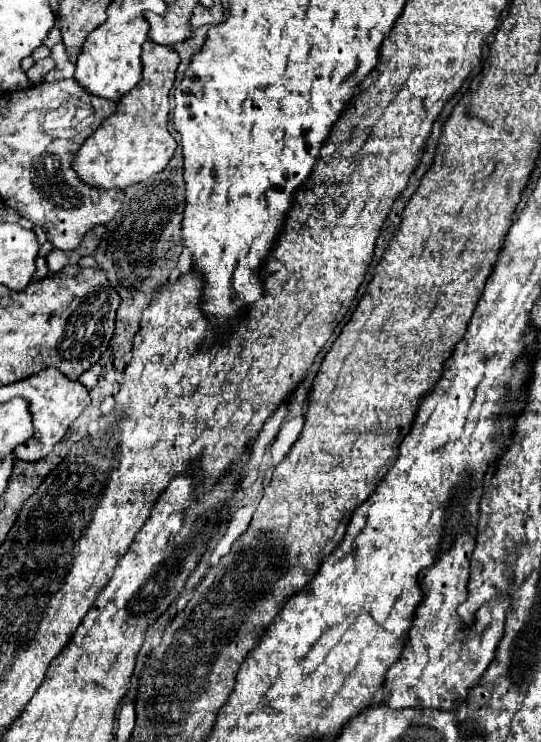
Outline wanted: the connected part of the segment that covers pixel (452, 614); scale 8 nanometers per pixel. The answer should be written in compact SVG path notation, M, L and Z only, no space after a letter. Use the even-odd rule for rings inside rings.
M461 533L459 539L453 543L453 547L443 553L433 567L425 569L421 573L421 589L425 591L423 603L417 607L415 613L415 623L409 631L409 641L405 645L405 651L401 653L401 661L393 665L393 669L387 671L387 679L383 685L383 695L381 695L381 705L389 705L391 709L441 709L441 711L455 711L467 697L467 689L479 681L479 677L485 673L485 669L491 665L495 657L495 649L503 637L503 625L505 625L505 611L509 601L507 599L495 599L489 605L483 605L477 611L473 627L469 631L465 629L463 635L465 639L459 643L457 641L457 629L461 627L461 621L457 617L457 607L467 599L467 579L469 579L469 561L473 553L475 541L471 539L469 533Z

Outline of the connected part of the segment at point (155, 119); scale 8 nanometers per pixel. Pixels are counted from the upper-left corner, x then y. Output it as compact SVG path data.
M145 41L143 45L143 77L139 85L117 101L117 111L107 117L81 145L73 159L77 175L95 187L129 187L163 171L177 147L169 133L169 91L175 81L179 55L173 47Z

